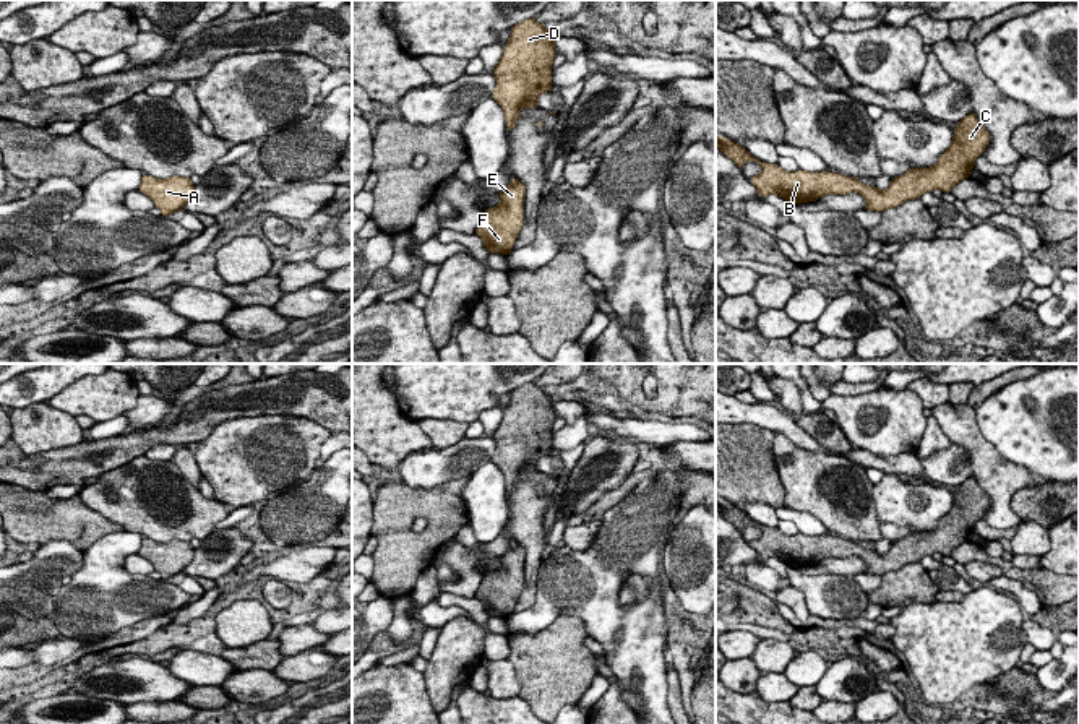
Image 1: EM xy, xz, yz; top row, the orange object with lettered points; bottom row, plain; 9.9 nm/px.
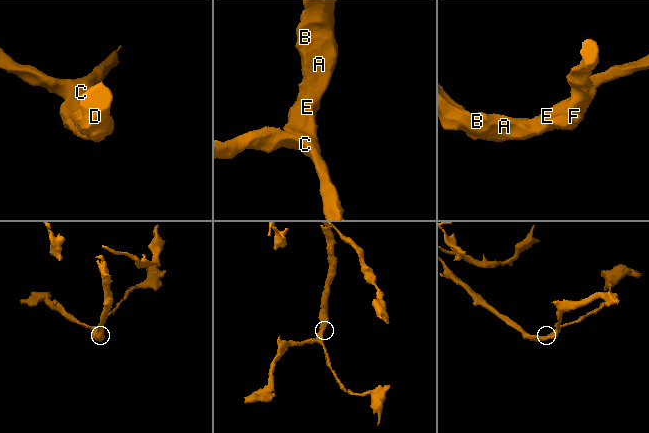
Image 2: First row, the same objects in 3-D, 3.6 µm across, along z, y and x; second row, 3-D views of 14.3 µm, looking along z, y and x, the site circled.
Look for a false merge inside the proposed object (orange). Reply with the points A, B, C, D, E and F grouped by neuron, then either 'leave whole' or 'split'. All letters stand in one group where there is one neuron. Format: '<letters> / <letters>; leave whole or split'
A B C D E F; leave whole

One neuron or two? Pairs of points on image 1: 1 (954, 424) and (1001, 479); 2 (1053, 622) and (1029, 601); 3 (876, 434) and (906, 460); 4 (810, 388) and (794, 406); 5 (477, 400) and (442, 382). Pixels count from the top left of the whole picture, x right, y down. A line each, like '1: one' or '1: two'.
1: one
2: two
3: two
4: two
5: one

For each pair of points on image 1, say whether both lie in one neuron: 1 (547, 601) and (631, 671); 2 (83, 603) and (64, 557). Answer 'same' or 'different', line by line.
1: same
2: different

